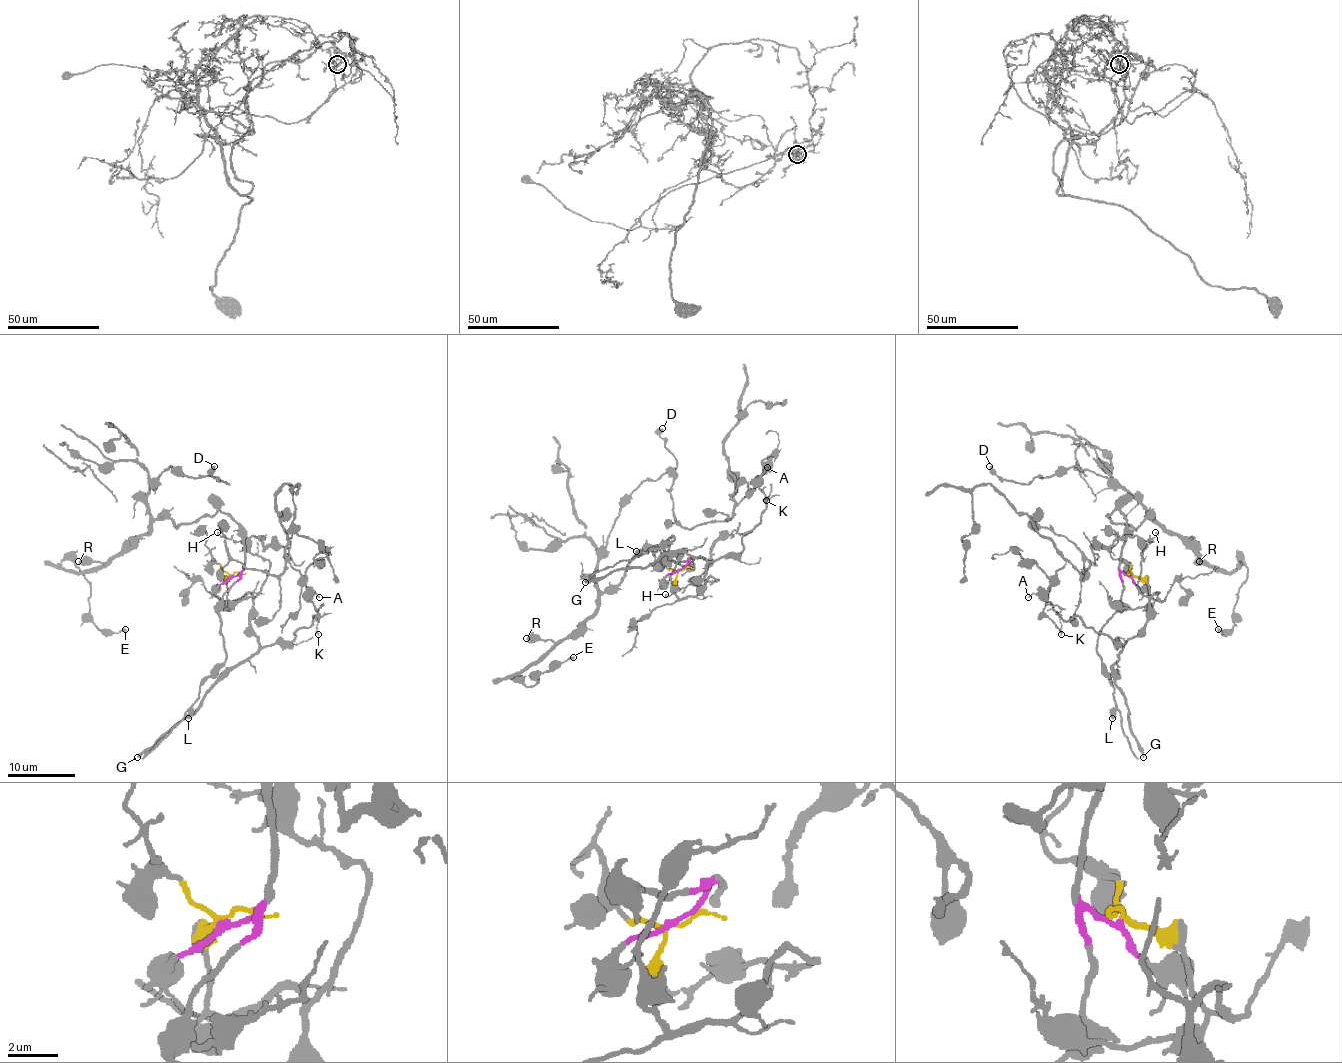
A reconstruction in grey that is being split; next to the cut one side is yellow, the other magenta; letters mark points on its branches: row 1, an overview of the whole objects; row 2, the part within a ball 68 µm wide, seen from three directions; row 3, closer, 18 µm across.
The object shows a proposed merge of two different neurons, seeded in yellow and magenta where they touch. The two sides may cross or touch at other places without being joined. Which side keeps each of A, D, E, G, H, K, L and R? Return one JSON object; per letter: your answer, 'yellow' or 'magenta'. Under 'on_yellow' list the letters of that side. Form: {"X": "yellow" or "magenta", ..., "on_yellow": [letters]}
{"A": "yellow", "D": "magenta", "E": "magenta", "G": "yellow", "H": "yellow", "K": "yellow", "L": "magenta", "R": "magenta", "on_yellow": ["A", "G", "H", "K"]}

